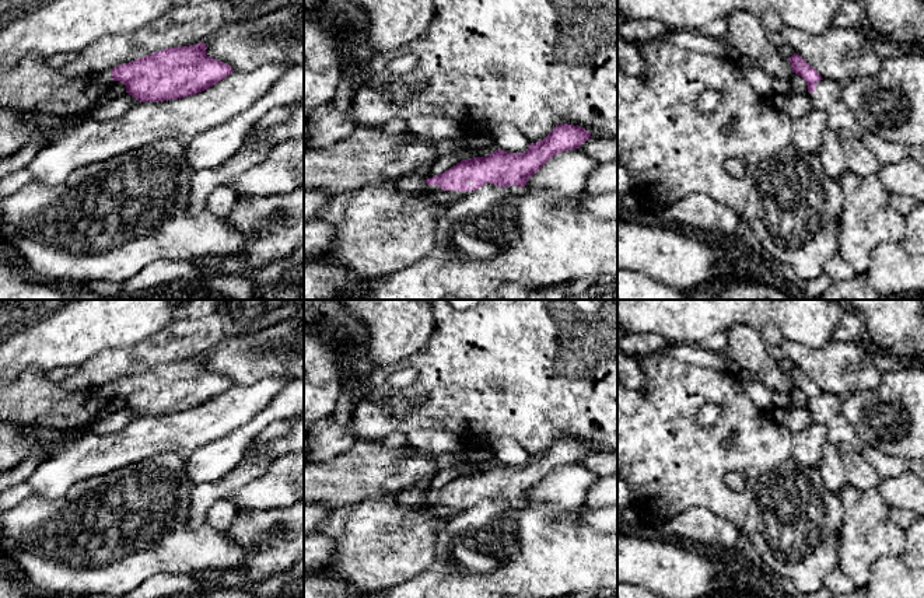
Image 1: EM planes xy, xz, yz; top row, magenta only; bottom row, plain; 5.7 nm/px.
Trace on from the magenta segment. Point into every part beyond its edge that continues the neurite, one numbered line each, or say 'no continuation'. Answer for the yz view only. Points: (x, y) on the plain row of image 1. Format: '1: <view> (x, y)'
1: yz (828, 412)

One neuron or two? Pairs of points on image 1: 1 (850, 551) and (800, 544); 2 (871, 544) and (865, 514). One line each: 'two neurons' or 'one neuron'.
1: two neurons
2: one neuron

